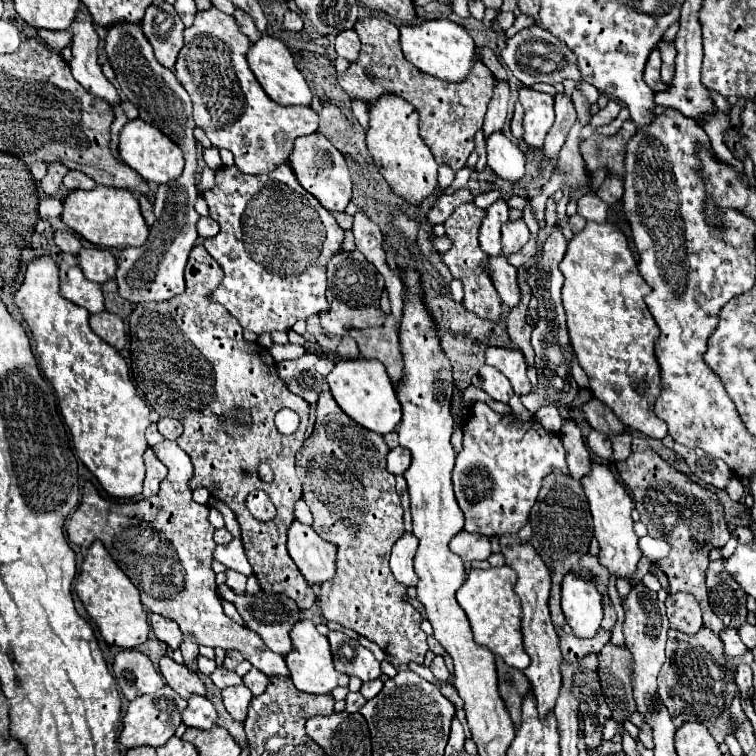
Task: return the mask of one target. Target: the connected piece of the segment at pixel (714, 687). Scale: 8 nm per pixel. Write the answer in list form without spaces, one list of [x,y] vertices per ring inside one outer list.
[[[702,627],[696,635],[682,635],[682,631],[668,631],[666,645],[666,661],[658,675],[658,695],[672,715],[672,723],[680,727],[686,721],[704,723],[710,735],[722,743],[728,733],[732,733],[730,725],[730,701],[736,693],[736,685],[728,675],[724,661],[724,647],[720,637]]]

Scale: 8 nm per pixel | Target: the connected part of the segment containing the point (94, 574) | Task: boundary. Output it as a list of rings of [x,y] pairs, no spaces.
[[[94,541],[84,557],[80,577],[76,581],[76,593],[80,595],[88,615],[96,621],[106,643],[124,649],[134,649],[148,639],[150,623],[148,613],[144,611],[140,601],[140,591],[124,575],[124,571],[120,571],[120,567],[114,563],[114,559],[108,555],[108,551],[100,541]]]

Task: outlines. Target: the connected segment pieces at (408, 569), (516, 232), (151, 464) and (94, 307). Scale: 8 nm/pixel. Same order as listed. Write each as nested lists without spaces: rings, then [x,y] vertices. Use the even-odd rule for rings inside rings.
[[[406,533],[404,537],[400,537],[392,547],[390,569],[396,577],[396,581],[406,587],[416,587],[416,581],[418,581],[418,577],[412,569],[412,559],[414,559],[416,547],[418,547],[418,539],[412,533]]]
[[[522,219],[508,221],[502,227],[502,255],[510,257],[510,255],[518,253],[528,243],[528,237],[530,237],[530,231]]]
[[[152,447],[146,449],[146,453],[144,453],[144,463],[146,463],[146,479],[144,479],[144,491],[142,491],[142,495],[144,495],[144,497],[150,497],[150,495],[154,495],[154,493],[158,491],[158,485],[160,485],[160,481],[168,475],[168,469],[166,469],[166,465],[154,455]]]
[[[60,263],[60,287],[62,295],[72,303],[88,309],[90,313],[100,313],[104,309],[102,287],[82,275],[78,265]]]

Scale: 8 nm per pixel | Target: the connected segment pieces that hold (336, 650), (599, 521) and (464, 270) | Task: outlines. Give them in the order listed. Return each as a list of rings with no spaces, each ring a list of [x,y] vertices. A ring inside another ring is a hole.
[[[330,631],[328,641],[332,647],[336,671],[354,675],[362,681],[372,681],[382,675],[380,661],[376,661],[376,657],[366,647],[362,647],[358,639],[350,639],[342,631]]]
[[[592,461],[590,465],[590,473],[584,475],[580,479],[588,505],[590,505],[590,513],[594,519],[594,537],[600,543],[600,563],[604,567],[608,567],[610,575],[616,573],[618,577],[630,577],[636,571],[638,559],[642,557],[642,551],[638,547],[638,535],[632,529],[632,509],[634,503],[626,491],[626,487],[622,487],[622,483],[618,483],[618,479],[614,477],[614,473],[610,471],[608,465],[596,463]]]
[[[474,203],[458,205],[454,209],[454,213],[444,221],[446,237],[452,241],[452,249],[446,253],[440,253],[440,257],[448,265],[452,277],[462,281],[462,285],[464,285],[464,299],[462,299],[464,307],[468,311],[480,315],[482,319],[496,321],[502,315],[502,301],[498,299],[498,291],[494,291],[494,283],[490,279],[490,273],[486,271],[486,263],[490,261],[490,257],[482,251],[482,247],[478,243],[478,227],[482,225],[484,217],[486,217],[486,209],[480,209]]]

